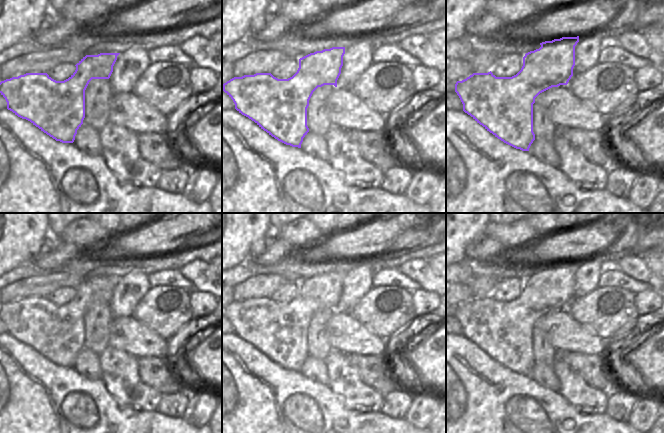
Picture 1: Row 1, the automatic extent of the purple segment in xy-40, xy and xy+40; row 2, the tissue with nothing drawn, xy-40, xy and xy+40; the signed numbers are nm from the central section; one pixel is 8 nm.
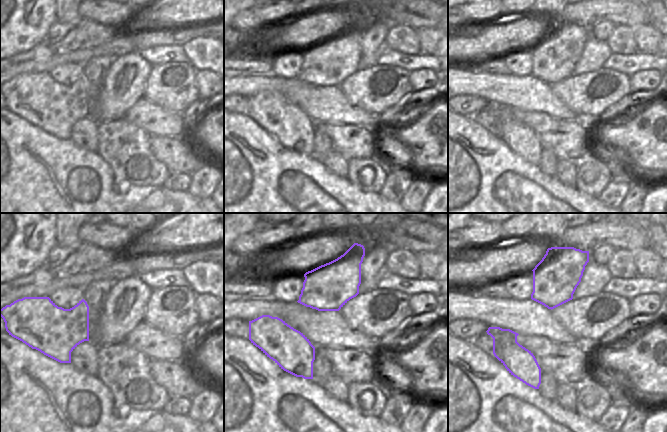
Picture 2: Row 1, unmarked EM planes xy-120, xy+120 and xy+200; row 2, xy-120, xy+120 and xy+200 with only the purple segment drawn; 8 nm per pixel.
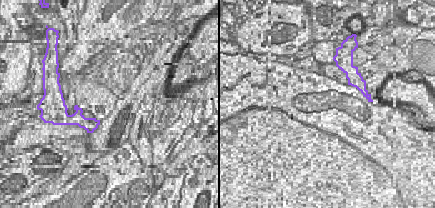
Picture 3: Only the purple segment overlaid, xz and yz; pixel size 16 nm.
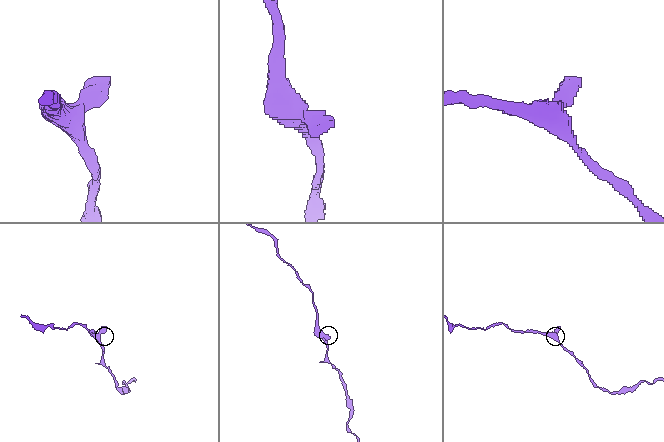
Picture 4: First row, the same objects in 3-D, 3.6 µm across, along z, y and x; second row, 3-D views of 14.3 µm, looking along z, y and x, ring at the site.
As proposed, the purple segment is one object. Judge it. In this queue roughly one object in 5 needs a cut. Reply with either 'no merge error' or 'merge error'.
no merge error

